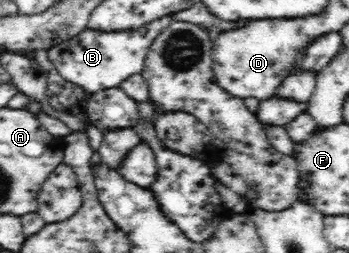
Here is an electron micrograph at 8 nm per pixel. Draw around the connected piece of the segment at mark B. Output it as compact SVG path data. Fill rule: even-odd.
M172 16L149 22L137 31L103 32L86 30L75 35L72 39L56 44L48 50L48 59L58 71L71 83L83 87L89 94L102 90L119 87L121 81L129 79L133 73L144 69L151 45L159 38L161 32L171 26Z

